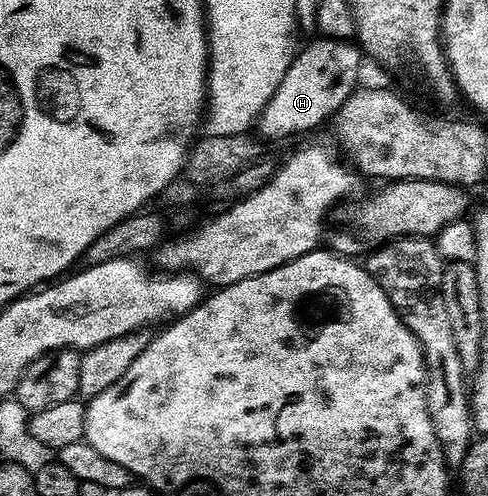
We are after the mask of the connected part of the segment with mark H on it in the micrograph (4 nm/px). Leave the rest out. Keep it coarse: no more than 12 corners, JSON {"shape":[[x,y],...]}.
{"shape":[[319,36],[292,57],[257,131],[328,121],[356,89],[360,47]]}

